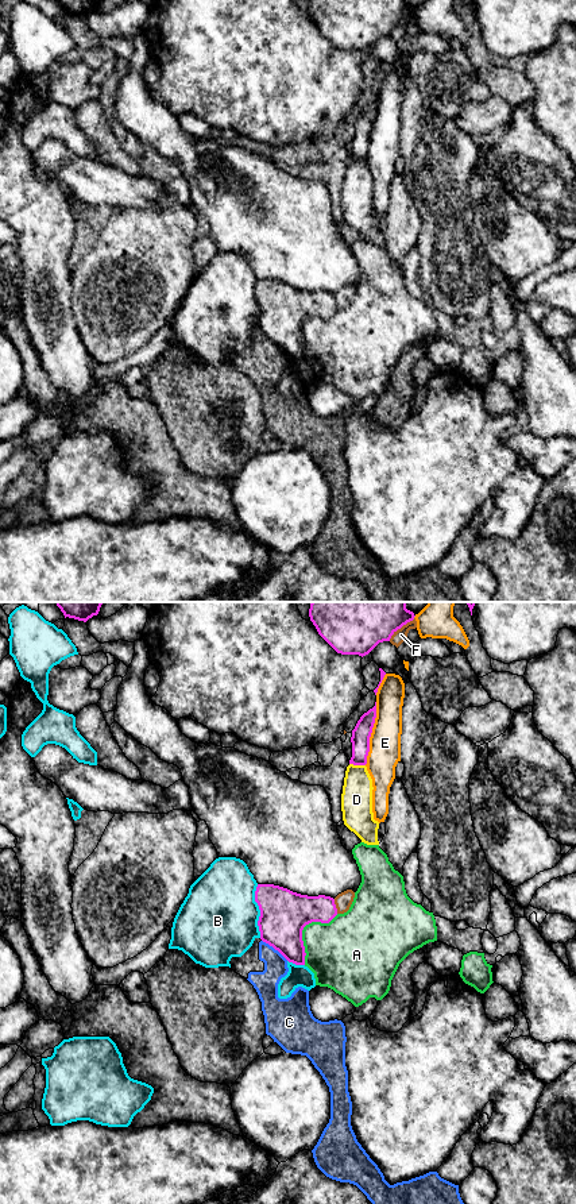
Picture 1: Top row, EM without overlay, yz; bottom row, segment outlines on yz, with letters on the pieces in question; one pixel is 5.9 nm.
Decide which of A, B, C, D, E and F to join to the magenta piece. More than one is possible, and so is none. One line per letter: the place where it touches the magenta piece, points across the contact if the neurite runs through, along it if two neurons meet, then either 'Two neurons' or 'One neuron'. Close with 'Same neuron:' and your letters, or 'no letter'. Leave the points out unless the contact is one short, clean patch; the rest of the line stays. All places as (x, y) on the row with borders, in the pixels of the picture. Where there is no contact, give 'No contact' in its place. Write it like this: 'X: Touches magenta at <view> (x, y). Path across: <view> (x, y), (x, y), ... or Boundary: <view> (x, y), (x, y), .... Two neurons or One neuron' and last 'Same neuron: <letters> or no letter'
A: Touches magenta at yz (302, 929). Two neurons
B: Touches magenta at yz (261, 911). Two neurons
C: Touches magenta at yz (275, 949). Boundary: yz (262, 940), (288, 960). Two neurons
D: Touches magenta at yz (358, 764). Two neurons
E: Touches magenta at yz (371, 732). Two neurons
F: Touches magenta at yz (401, 626). Two neurons
Same neuron: no letter

